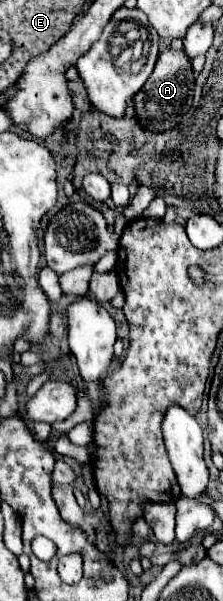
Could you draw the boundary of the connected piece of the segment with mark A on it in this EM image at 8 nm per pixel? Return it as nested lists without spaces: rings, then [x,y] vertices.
[[[162,48],[156,68],[142,86],[142,90],[134,96],[134,108],[138,114],[138,122],[146,130],[154,132],[166,132],[174,128],[182,116],[188,112],[192,104],[192,84],[196,80],[196,74],[192,70],[190,58],[182,50],[172,50],[172,48]]]

